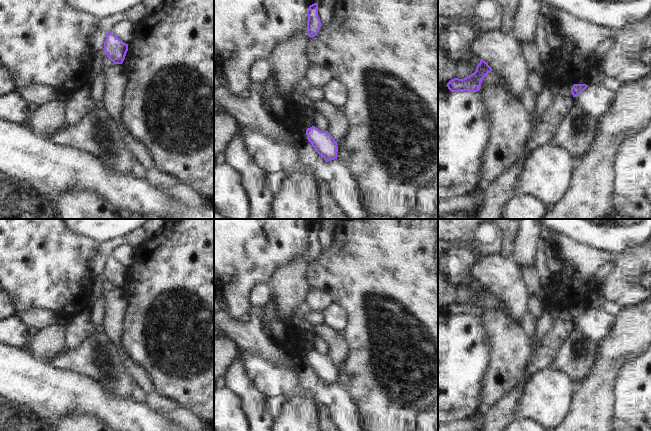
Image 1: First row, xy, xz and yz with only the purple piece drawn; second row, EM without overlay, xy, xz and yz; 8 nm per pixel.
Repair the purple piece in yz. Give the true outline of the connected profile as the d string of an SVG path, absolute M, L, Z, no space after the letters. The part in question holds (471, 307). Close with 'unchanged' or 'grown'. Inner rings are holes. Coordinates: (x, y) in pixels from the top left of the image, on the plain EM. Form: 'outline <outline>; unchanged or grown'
outline M484 284L476 291L476 295L464 303L454 302L447 307L447 311L451 316L470 315L477 316L484 301L492 295L492 292Z; unchanged

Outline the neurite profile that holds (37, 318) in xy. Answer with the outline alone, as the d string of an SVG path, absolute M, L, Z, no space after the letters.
M26 308L25 310L16 311L14 316L18 318L28 328L32 327L40 330L51 324L62 324L66 326L69 319L60 318L41 308Z

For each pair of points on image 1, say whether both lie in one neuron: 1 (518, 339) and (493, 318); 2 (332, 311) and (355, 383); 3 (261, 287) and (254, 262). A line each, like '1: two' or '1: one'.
1: one
2: two
3: two

